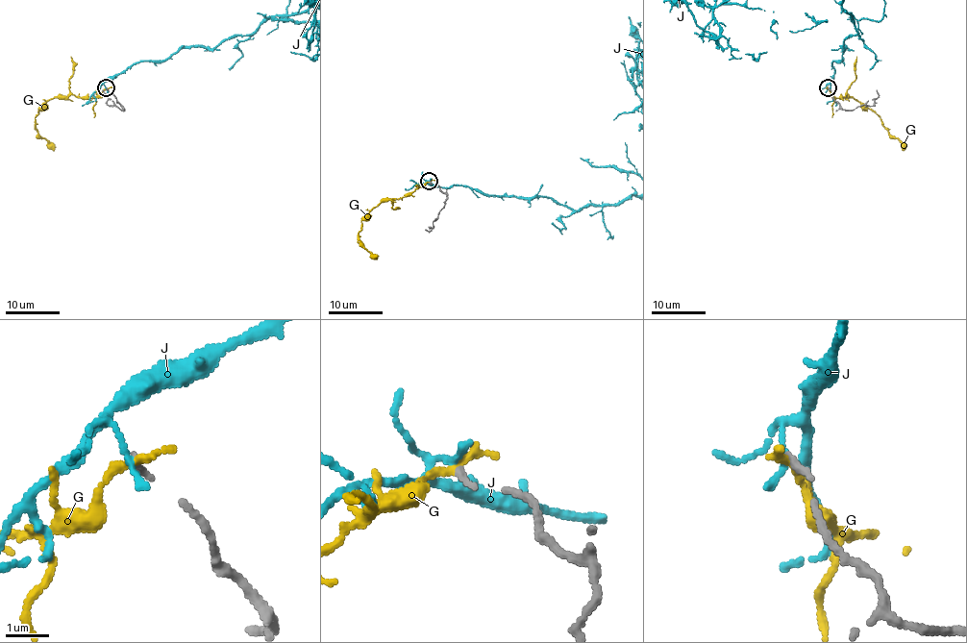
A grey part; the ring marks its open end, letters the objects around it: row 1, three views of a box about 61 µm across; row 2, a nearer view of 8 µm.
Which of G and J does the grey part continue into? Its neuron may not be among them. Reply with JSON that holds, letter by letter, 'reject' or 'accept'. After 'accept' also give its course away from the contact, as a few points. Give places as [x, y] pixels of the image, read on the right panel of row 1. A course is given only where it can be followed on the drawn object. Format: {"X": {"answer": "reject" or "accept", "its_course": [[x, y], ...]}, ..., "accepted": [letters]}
{"G": {"answer": "reject"}, "J": {"answer": "reject"}, "accepted": []}

